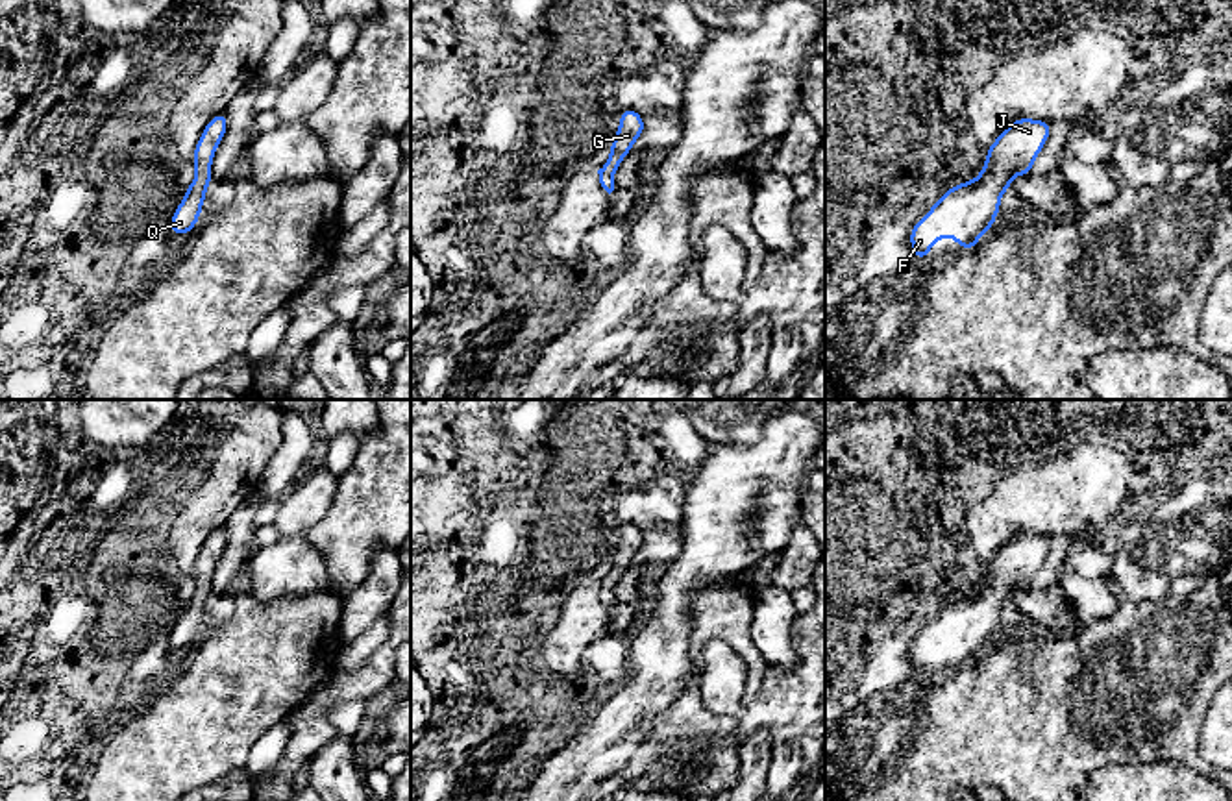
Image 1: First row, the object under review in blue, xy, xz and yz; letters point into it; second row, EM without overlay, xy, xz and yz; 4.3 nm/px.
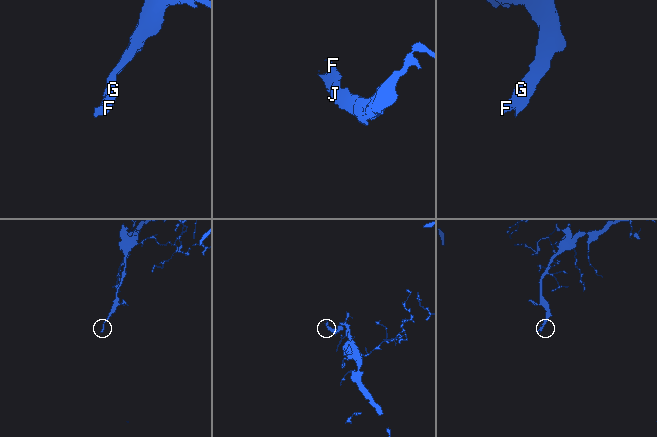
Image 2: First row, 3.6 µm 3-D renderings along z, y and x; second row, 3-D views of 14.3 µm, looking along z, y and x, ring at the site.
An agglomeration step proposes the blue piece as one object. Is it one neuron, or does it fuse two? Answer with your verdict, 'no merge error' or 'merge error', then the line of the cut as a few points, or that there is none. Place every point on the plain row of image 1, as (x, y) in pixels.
no merge error; cut none

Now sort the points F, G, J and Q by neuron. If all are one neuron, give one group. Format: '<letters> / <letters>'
F G J Q

